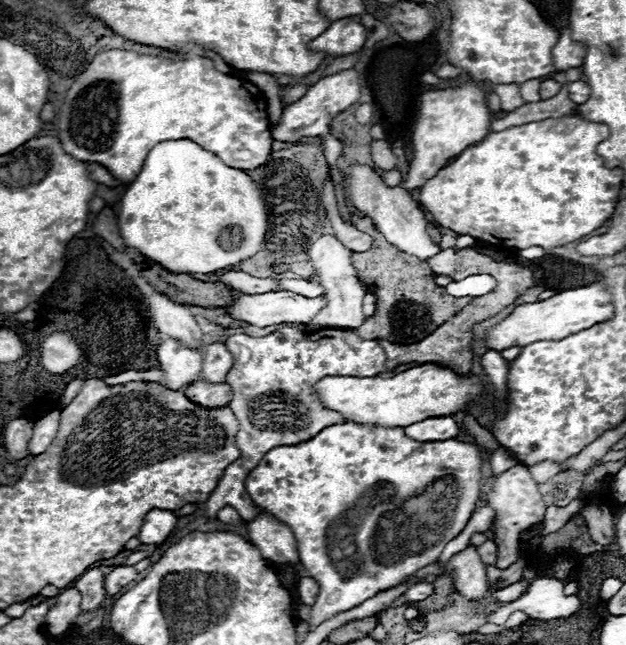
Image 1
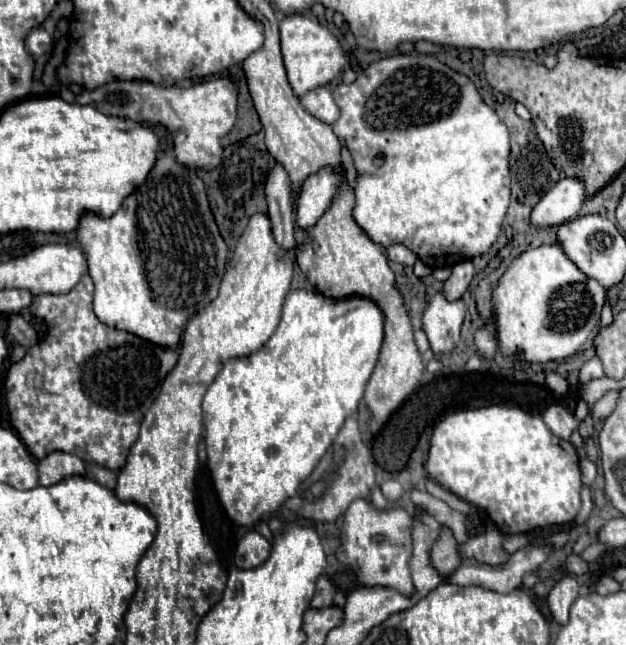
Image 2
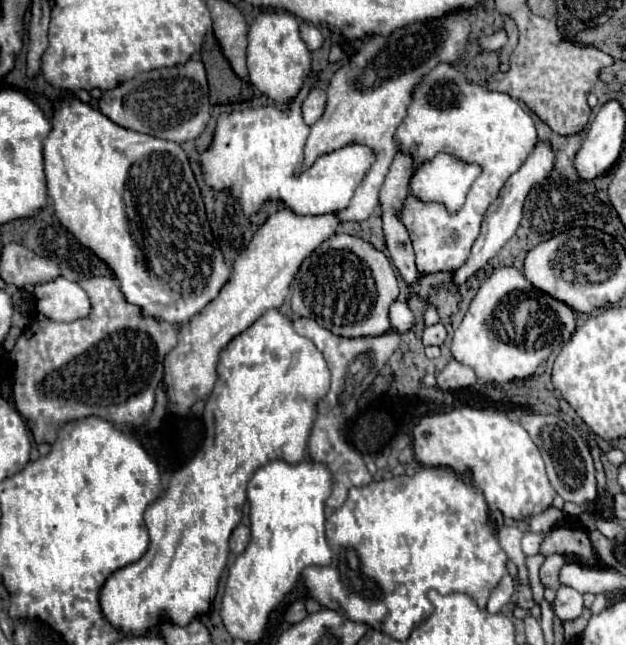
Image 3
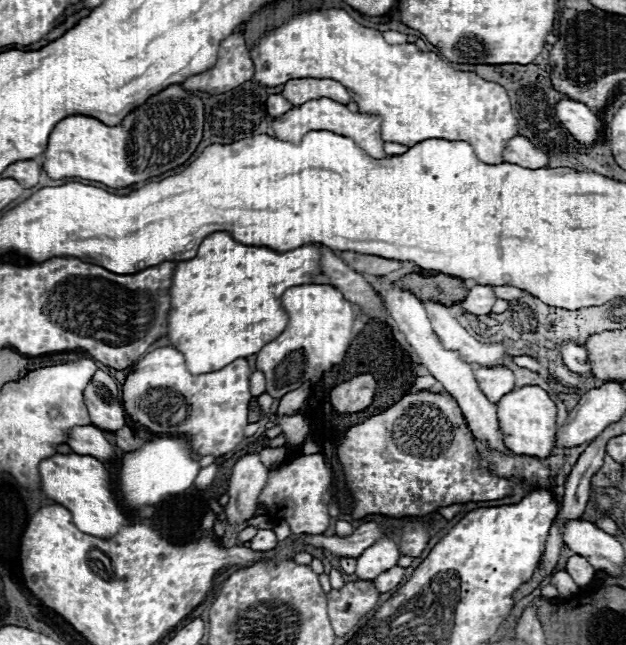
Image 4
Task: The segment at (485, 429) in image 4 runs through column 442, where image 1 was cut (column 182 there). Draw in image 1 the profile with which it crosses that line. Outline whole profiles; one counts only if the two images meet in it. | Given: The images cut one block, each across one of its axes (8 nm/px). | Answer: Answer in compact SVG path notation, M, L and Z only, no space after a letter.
M166 338L158 348L160 370L164 372L164 386L180 390L198 380L202 370L202 352L180 346L180 342Z

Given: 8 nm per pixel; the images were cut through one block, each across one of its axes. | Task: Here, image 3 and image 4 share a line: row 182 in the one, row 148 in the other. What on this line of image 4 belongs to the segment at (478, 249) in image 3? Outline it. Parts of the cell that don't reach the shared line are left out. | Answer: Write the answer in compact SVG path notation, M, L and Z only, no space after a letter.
M514 136L506 150L504 150L504 160L510 164L522 164L522 168L546 168L548 166L548 156L530 144L528 138L524 136Z

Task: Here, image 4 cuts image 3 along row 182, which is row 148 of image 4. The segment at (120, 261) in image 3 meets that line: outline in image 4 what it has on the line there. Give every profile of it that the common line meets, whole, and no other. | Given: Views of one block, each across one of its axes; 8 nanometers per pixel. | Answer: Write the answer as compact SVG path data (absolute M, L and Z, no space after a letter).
M172 84L166 90L150 96L140 108L132 110L120 124L106 126L92 116L68 116L60 120L48 140L48 148L44 152L44 170L50 178L84 178L102 182L110 188L126 188L136 182L148 180L152 176L160 176L172 168L182 166L198 148L202 140L204 128L204 104L200 96L186 92L180 84Z

